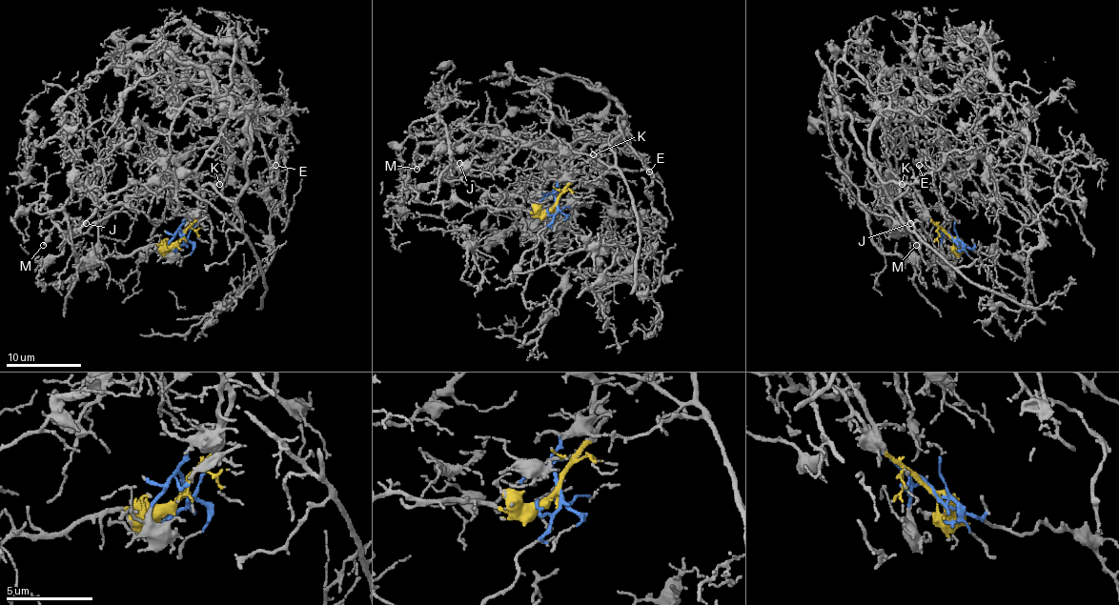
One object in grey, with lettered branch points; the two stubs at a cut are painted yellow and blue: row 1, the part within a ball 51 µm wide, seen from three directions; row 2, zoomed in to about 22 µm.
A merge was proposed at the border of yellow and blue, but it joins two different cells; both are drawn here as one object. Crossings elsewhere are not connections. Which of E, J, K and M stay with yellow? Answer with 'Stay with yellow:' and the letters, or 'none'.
Stay with yellow: E, J, K, M

